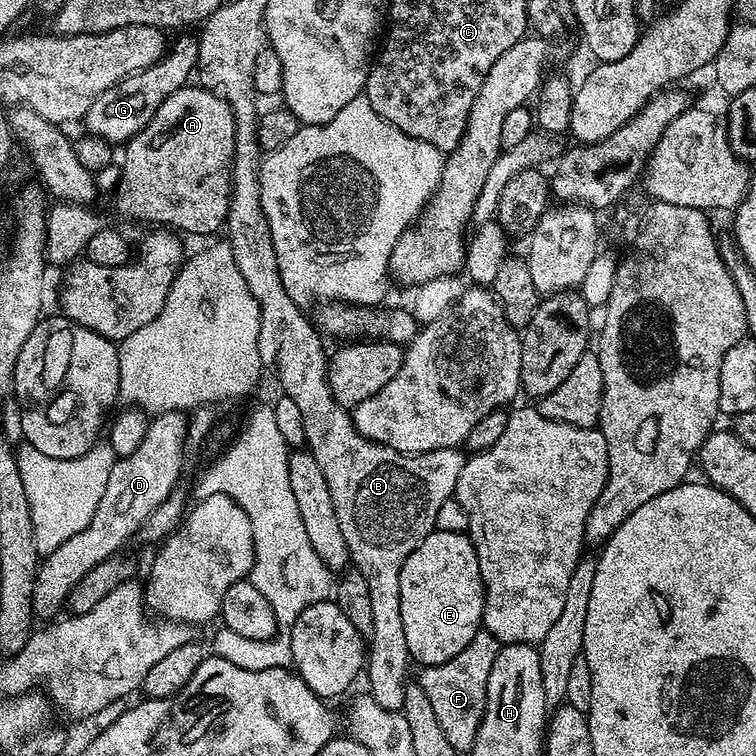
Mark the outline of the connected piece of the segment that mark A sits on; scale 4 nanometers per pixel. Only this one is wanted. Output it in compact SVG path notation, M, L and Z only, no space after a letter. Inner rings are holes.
M185 86L179 88L150 118L150 122L131 140L124 152L124 168L119 169L119 184L114 197L116 208L122 215L154 222L177 233L189 232L192 236L208 236L228 223L232 197L232 155L234 154L234 114L230 106L209 88Z

